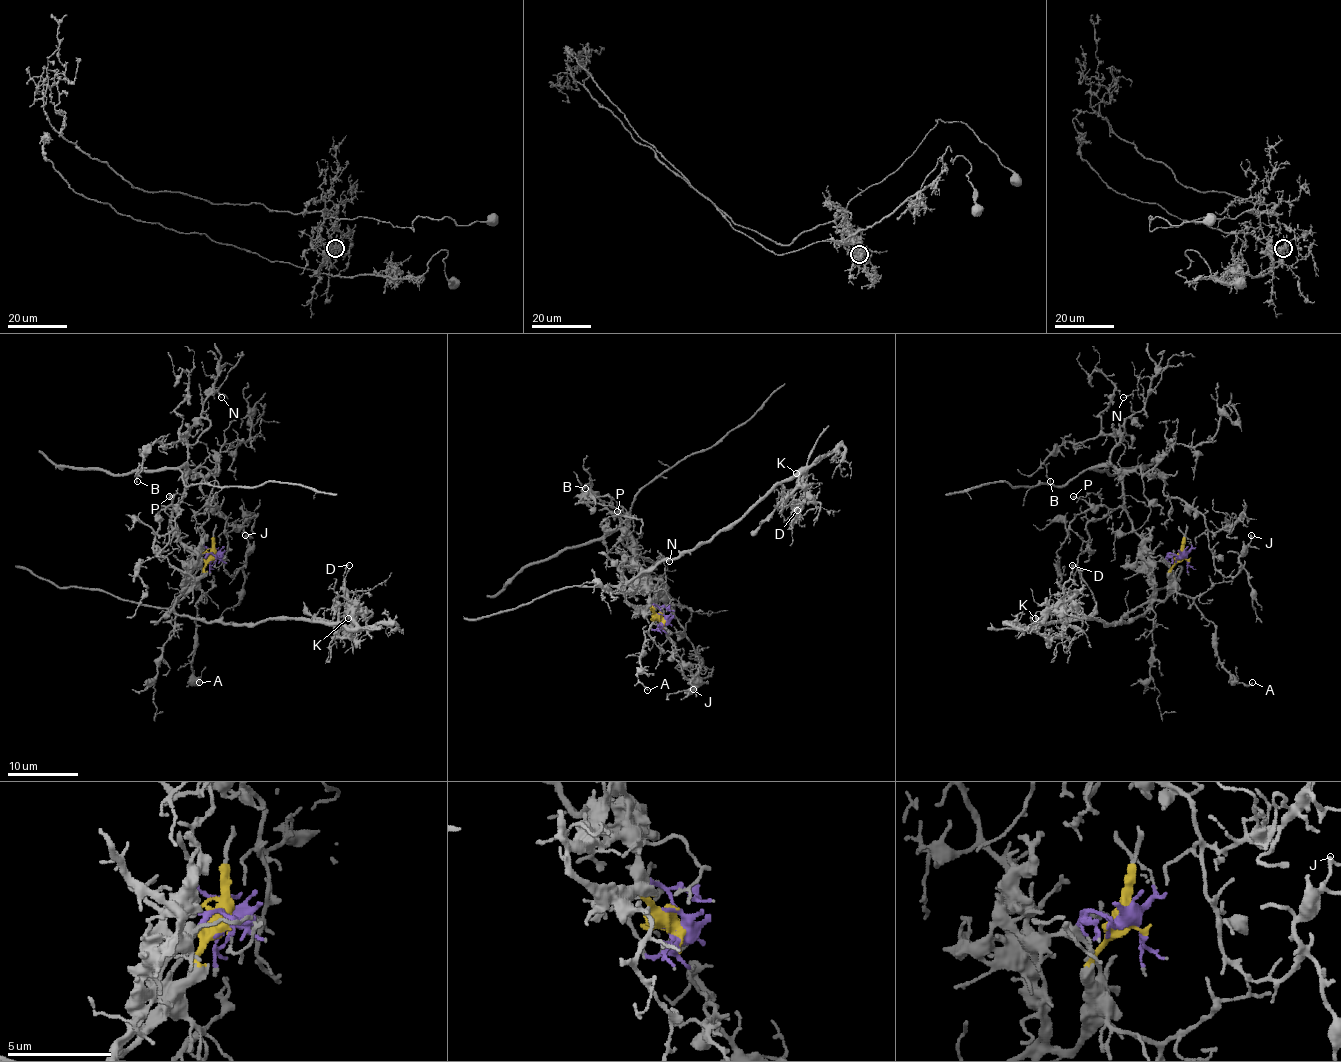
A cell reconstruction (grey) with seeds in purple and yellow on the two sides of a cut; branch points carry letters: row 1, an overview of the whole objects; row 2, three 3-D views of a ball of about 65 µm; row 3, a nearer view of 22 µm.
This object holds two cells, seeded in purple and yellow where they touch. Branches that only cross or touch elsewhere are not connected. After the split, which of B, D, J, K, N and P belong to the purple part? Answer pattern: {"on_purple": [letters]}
{"on_purple": ["B", "J", "N", "P"]}

